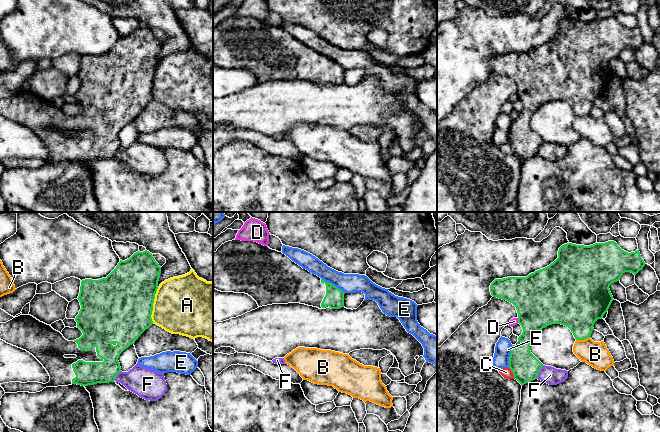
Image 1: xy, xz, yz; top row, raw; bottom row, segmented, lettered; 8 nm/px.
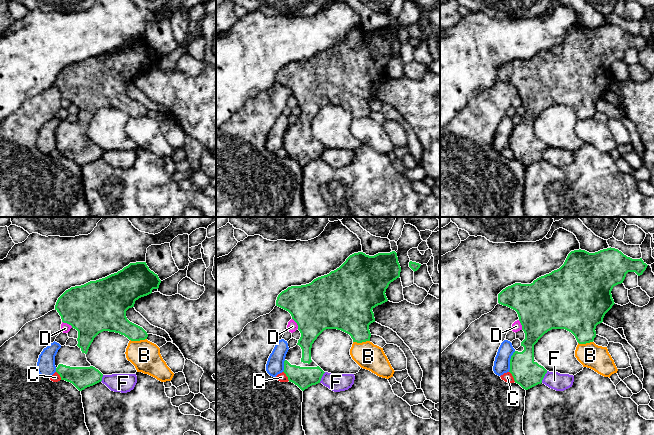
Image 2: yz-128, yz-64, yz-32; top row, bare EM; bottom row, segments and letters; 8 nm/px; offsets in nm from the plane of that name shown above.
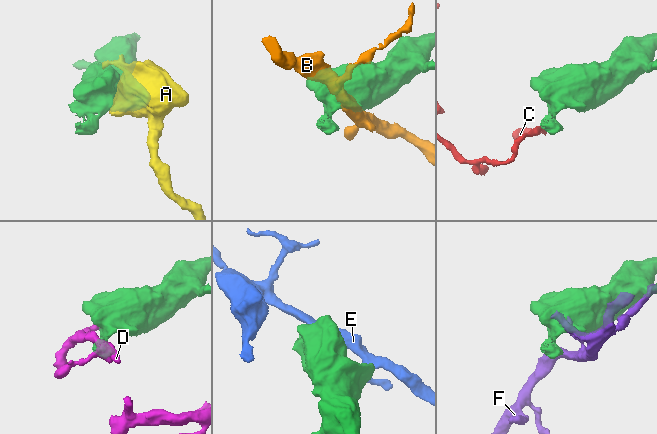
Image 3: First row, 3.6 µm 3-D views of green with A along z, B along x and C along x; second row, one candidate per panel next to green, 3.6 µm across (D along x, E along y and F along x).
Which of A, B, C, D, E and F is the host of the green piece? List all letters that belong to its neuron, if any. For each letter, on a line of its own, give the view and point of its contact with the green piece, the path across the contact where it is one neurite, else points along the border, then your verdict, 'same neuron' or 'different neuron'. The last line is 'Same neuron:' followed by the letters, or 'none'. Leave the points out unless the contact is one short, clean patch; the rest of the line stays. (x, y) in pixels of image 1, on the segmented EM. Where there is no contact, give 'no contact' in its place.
A: xy (152, 305) | along xy (158, 287), (153, 303), (152, 322) | different neuron
B: yz (582, 339) | different neuron
C: yz (512, 371) | along yz (508, 366), (514, 378) | different neuron
D: yz (518, 320) | along yz (517, 318), (518, 322) | different neuron
E: xz (333, 285) | along xz (321, 278), (335, 285), (344, 293) | different neuron
F: yz (538, 372) | along yz (543, 365), (536, 378) | different neuron
Same neuron: none

